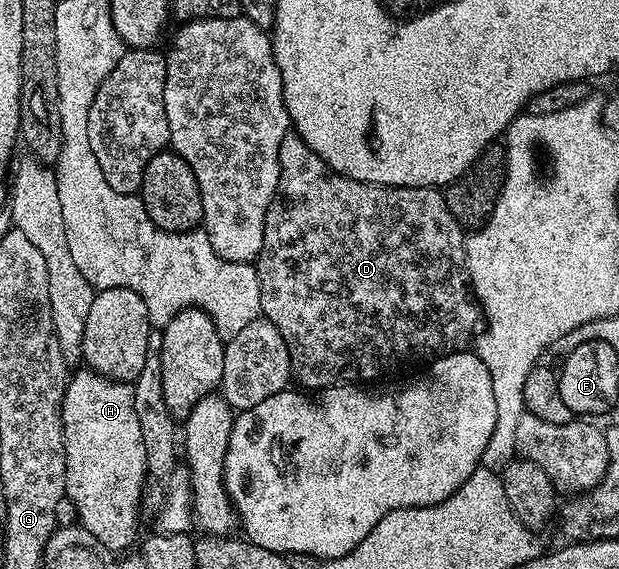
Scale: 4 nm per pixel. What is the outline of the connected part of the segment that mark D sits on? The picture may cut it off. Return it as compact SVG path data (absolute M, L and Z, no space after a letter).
M290 132L282 136L282 148L278 148L278 164L280 165L280 175L278 176L278 188L272 197L270 208L266 212L266 224L264 225L264 239L260 249L258 259L258 273L260 276L260 308L263 317L267 318L278 332L282 332L282 340L286 340L286 348L290 352L290 364L292 365L293 379L298 383L301 382L303 389L308 392L319 392L327 390L329 386L339 386L341 384L372 384L375 378L384 378L387 374L400 374L403 370L412 370L415 366L419 368L427 367L429 364L436 362L440 358L445 358L447 354L458 354L459 349L464 346L468 338L472 338L472 326L476 326L476 310L472 310L472 294L468 294L468 278L464 278L464 261L458 256L460 247L460 230L461 226L458 220L446 208L446 200L443 193L435 186L379 186L369 182L359 182L350 180L338 172L334 172L330 167L314 153L307 144L300 139L300 135Z

